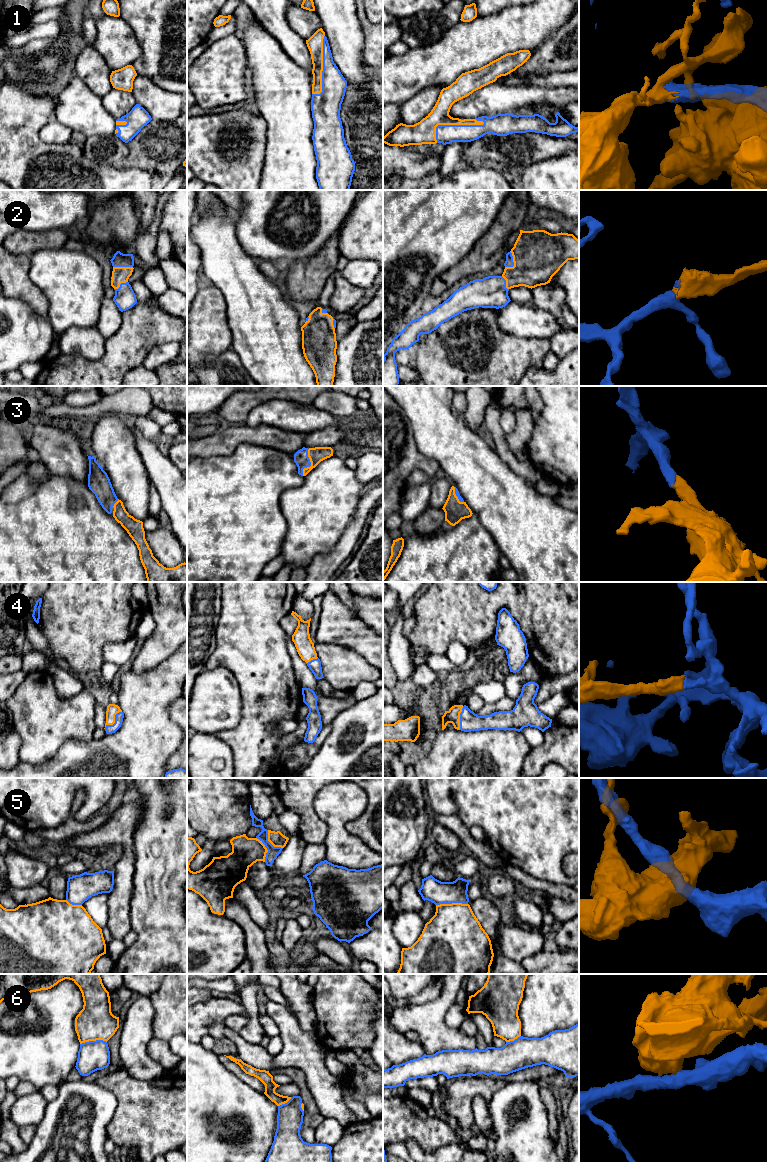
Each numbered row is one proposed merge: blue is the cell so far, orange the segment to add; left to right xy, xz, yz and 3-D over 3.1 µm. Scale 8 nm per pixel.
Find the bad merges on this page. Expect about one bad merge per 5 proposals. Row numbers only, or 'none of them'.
5, 6

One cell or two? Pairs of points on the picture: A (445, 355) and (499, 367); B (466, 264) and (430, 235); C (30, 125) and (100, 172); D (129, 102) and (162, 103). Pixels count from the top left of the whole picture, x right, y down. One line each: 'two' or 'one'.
A: one
B: two
C: one
D: two

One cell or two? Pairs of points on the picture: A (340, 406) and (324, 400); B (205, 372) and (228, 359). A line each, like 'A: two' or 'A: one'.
A: one
B: one

